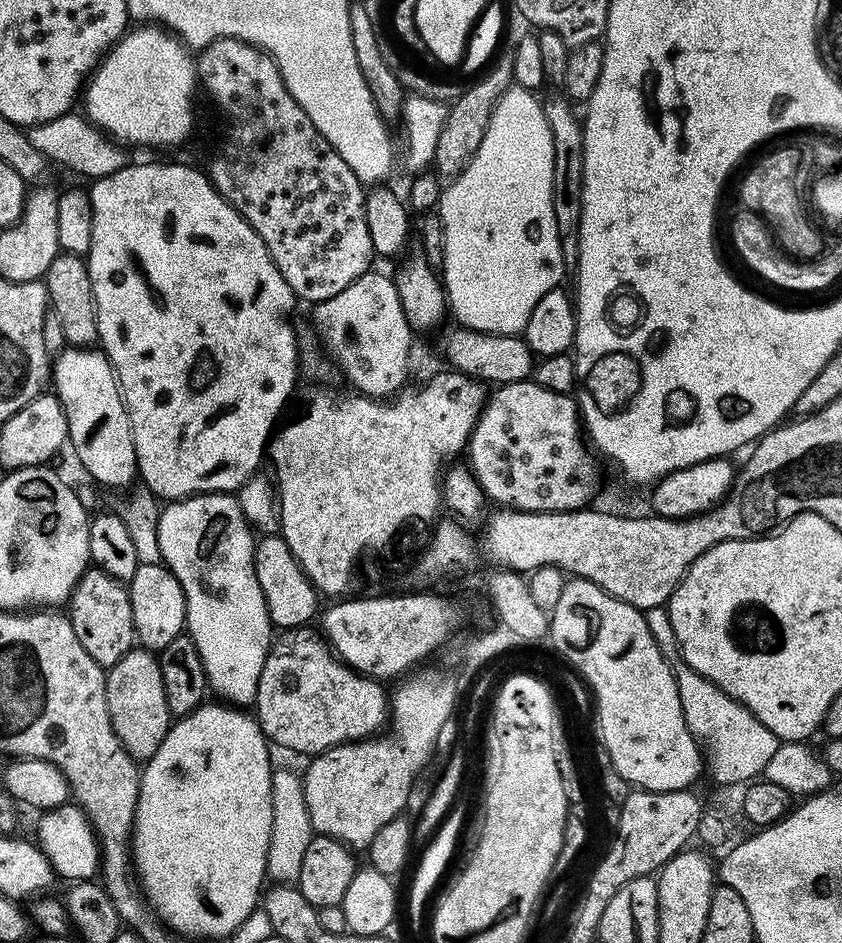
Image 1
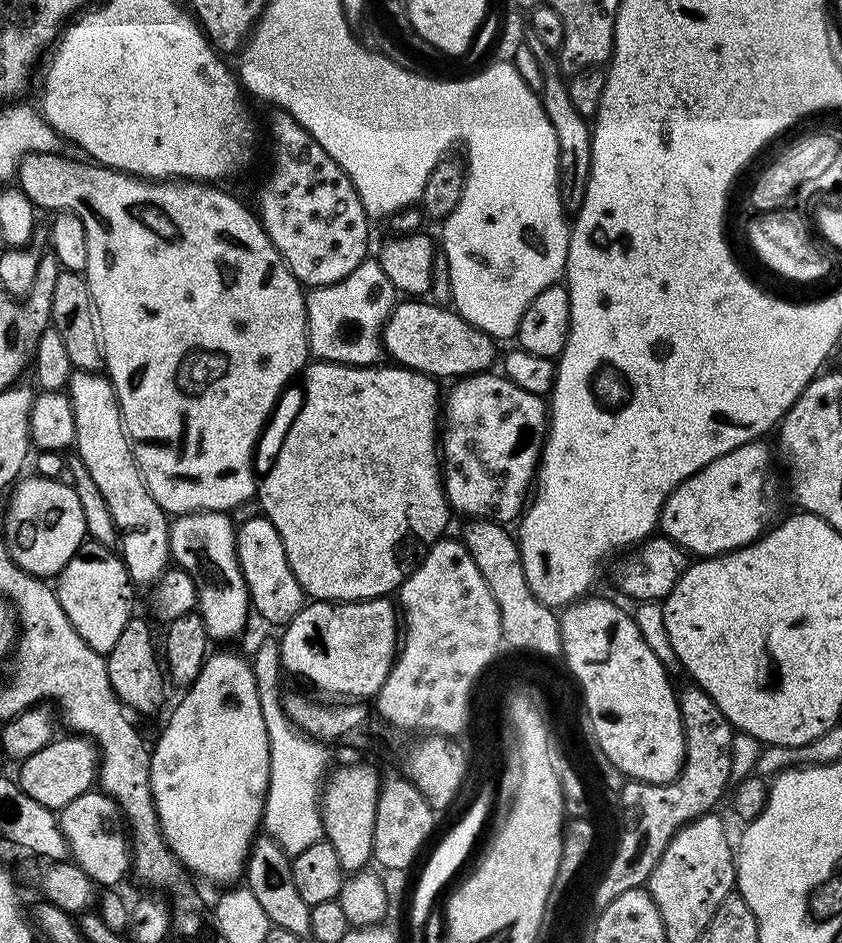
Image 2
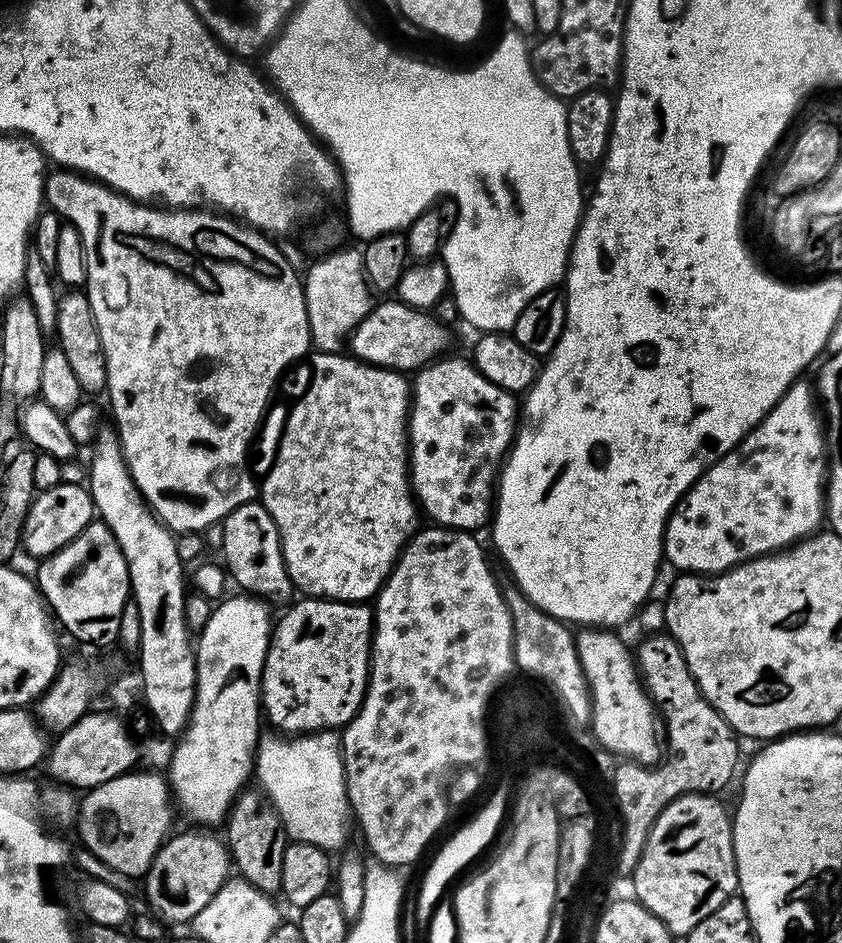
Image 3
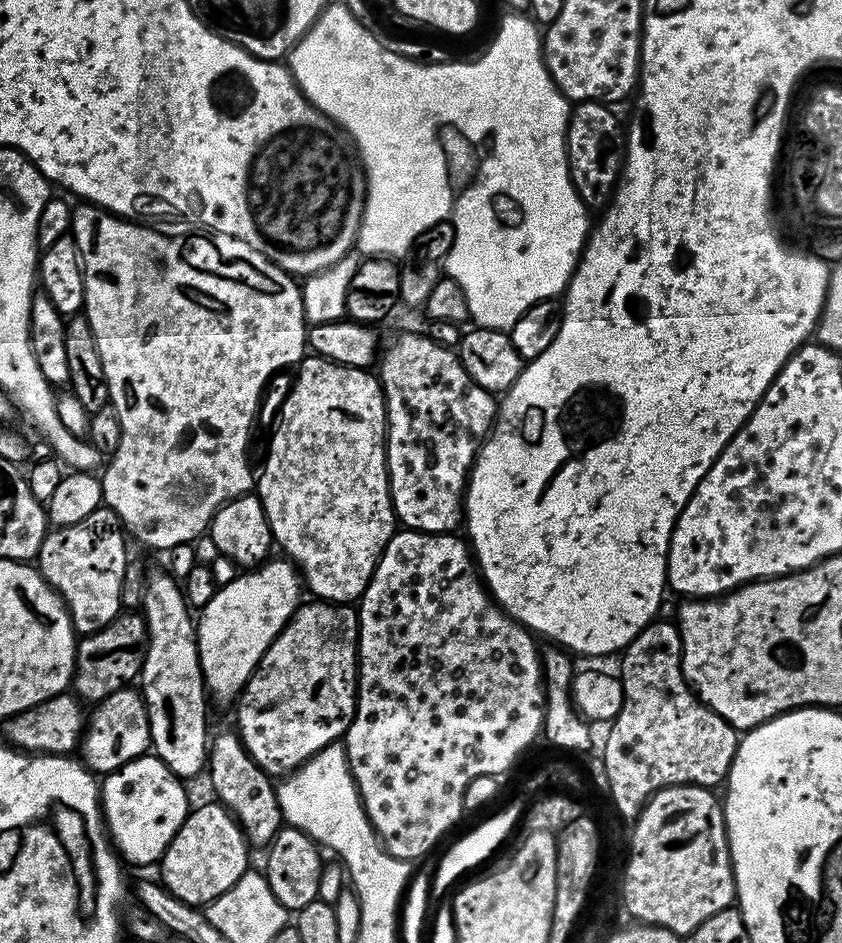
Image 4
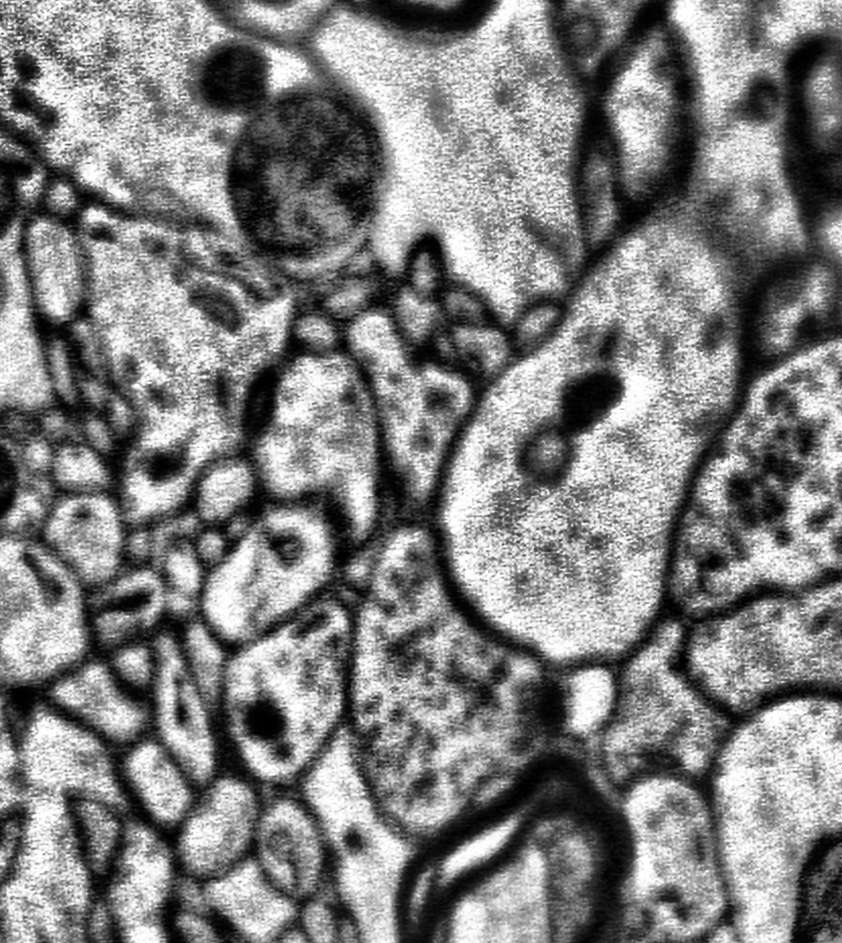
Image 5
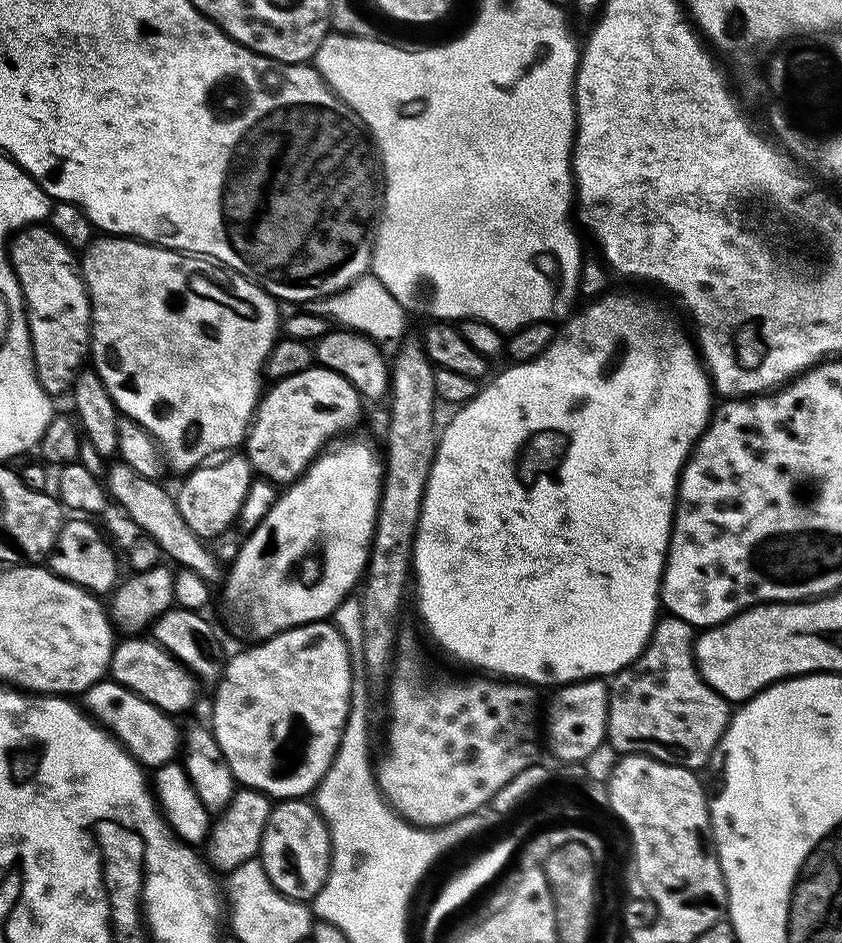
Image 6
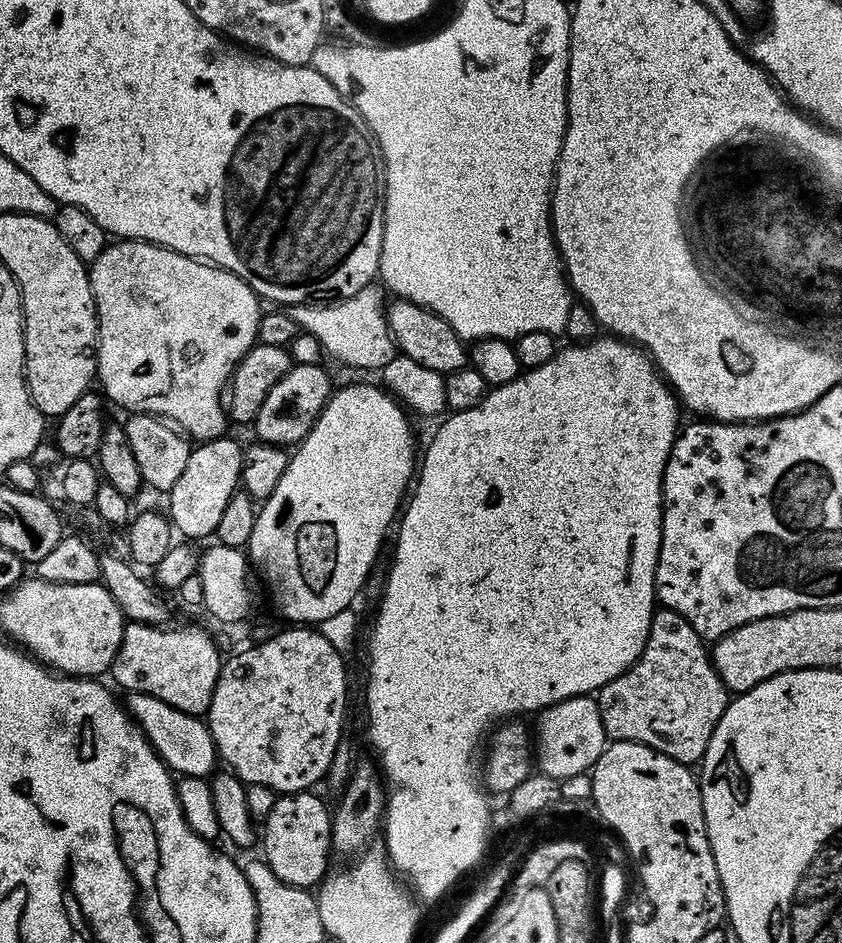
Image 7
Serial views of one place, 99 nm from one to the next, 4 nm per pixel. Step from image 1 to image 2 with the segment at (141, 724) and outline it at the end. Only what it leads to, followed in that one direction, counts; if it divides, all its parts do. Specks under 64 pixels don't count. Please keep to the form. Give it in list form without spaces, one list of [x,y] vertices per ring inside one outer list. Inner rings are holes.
[[[133,618],[126,622],[126,630],[122,630],[118,642],[114,642],[114,650],[106,653],[110,686],[116,692],[125,709],[136,712],[156,712],[164,700],[164,684],[166,676],[158,659],[158,644],[152,641],[152,628],[146,621]]]

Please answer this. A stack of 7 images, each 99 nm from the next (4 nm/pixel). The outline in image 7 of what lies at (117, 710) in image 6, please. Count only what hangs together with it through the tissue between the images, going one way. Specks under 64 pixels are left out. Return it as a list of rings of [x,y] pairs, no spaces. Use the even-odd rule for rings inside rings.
[[[141,692],[127,693],[126,711],[152,745],[152,750],[158,753],[162,763],[168,767],[169,772],[177,777],[208,778],[213,775],[217,767],[215,764],[218,764],[216,743],[212,731],[208,729],[207,723],[201,717],[191,716],[182,710],[174,710],[174,706],[162,702],[162,698],[154,698],[150,694]]]

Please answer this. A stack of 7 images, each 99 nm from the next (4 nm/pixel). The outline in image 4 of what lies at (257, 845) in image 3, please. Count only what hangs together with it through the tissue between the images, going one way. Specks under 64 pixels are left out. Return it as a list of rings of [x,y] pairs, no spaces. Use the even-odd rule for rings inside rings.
[[[235,731],[220,732],[217,736],[215,733],[211,737],[206,768],[207,771],[212,771],[212,784],[217,792],[225,796],[222,798],[231,805],[235,815],[242,821],[244,835],[249,841],[253,845],[271,844],[272,837],[276,835],[282,824],[280,803],[276,797],[276,784],[268,777],[269,773],[248,753],[243,740]]]

